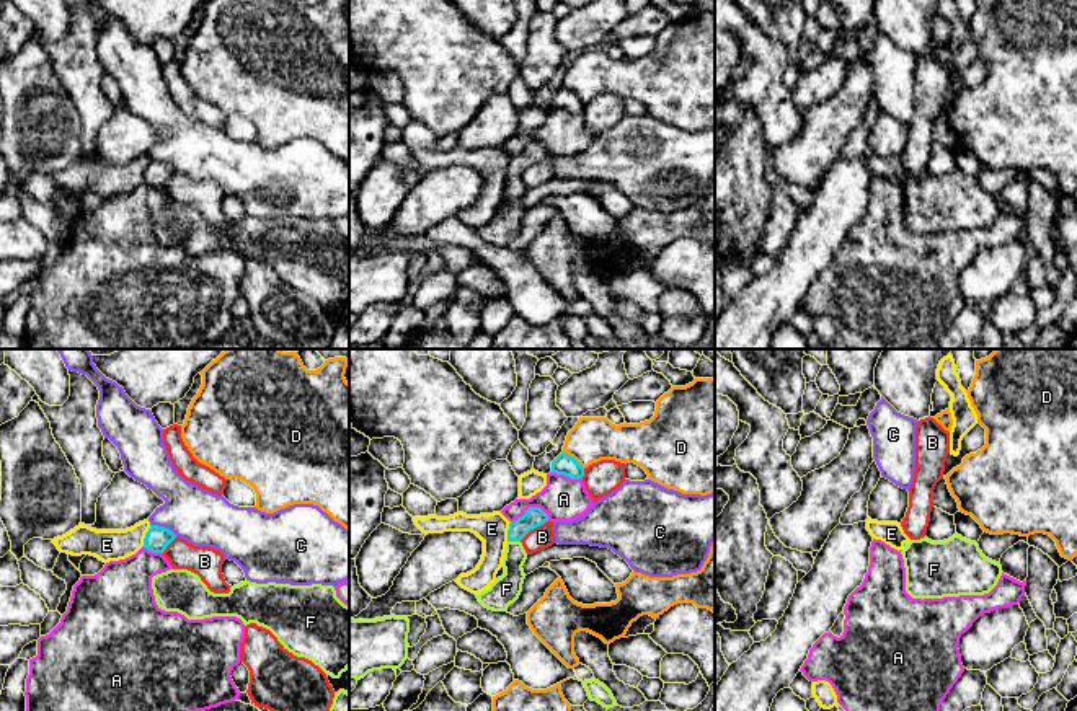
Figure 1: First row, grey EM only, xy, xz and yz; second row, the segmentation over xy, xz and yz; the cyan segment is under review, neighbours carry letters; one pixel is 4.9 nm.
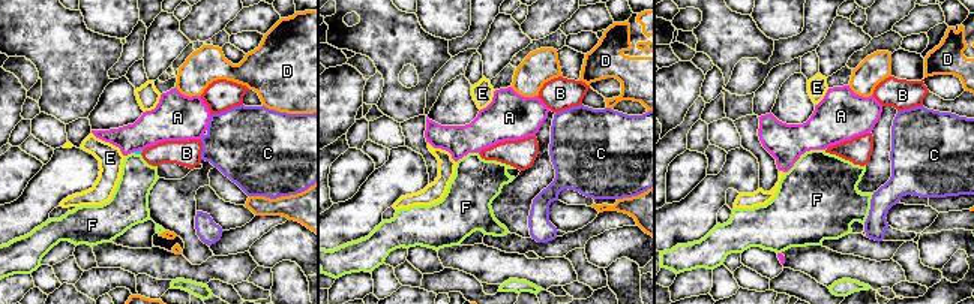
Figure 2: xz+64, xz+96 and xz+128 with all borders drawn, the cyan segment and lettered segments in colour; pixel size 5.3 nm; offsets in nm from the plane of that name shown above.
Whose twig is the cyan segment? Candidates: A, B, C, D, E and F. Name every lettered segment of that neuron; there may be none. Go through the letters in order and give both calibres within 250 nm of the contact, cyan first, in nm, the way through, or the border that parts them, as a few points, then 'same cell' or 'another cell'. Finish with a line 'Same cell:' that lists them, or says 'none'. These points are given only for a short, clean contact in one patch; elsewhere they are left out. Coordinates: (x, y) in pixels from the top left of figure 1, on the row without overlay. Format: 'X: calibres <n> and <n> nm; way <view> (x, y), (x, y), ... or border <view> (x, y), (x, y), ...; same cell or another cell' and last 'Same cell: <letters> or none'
A: calibres 100 and 220 nm; another cell
B: calibres 100 and 120 nm; another cell
C: calibres 120 and 280 nm; border xy (150, 158), (167, 162), (177, 170); another cell
D: calibres 100 and 220 nm; another cell
E: calibres 120 and 160 nm; border xy (150, 160), (142, 180); another cell
F: calibres 100 and 140 nm; way xz (534, 152), (514, 175), (513, 214), (506, 224); same cell
Same cell: F

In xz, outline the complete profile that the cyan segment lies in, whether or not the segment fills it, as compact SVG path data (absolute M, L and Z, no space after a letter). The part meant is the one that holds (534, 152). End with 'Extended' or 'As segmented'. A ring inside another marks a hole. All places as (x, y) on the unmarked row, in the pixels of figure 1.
M529 142L522 152L509 158L507 178L503 194L504 209L486 225L476 228L478 236L493 246L506 246L514 238L525 214L524 197L527 188L521 174L534 163L548 157L548 150L540 142Z. Extended

